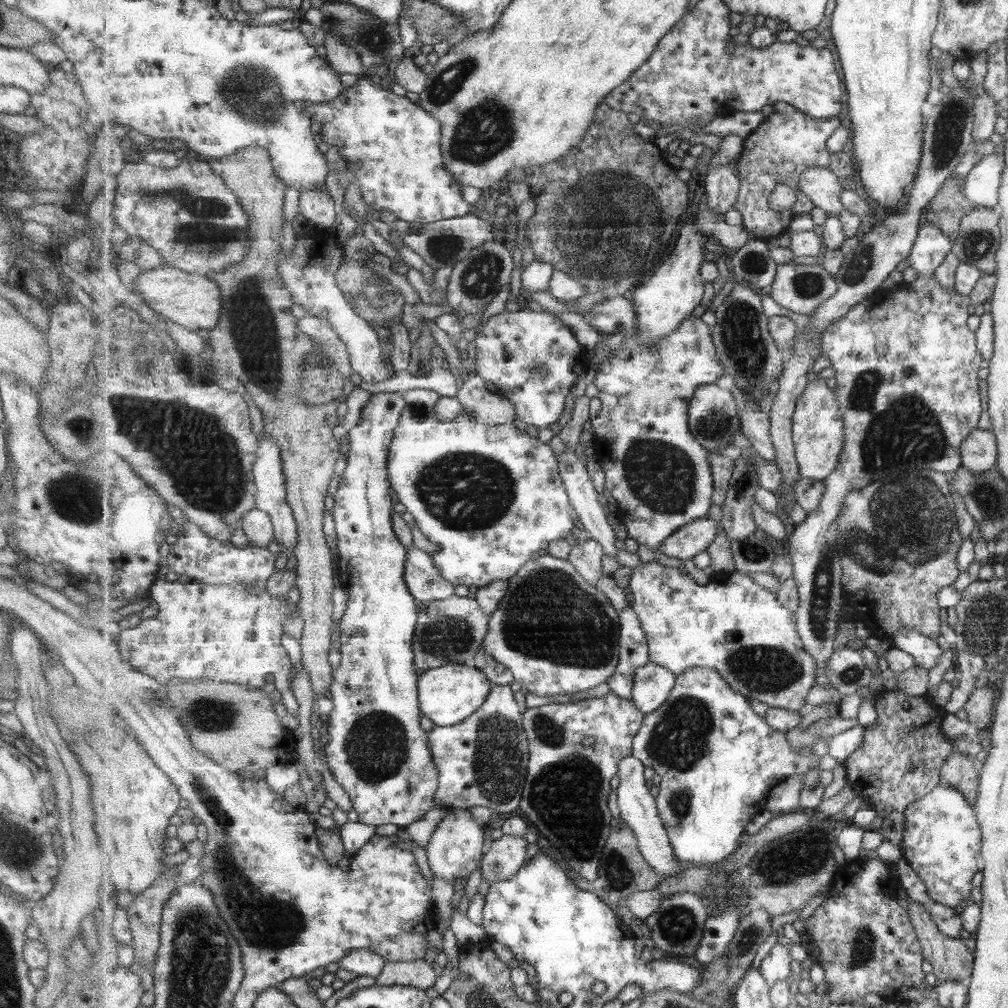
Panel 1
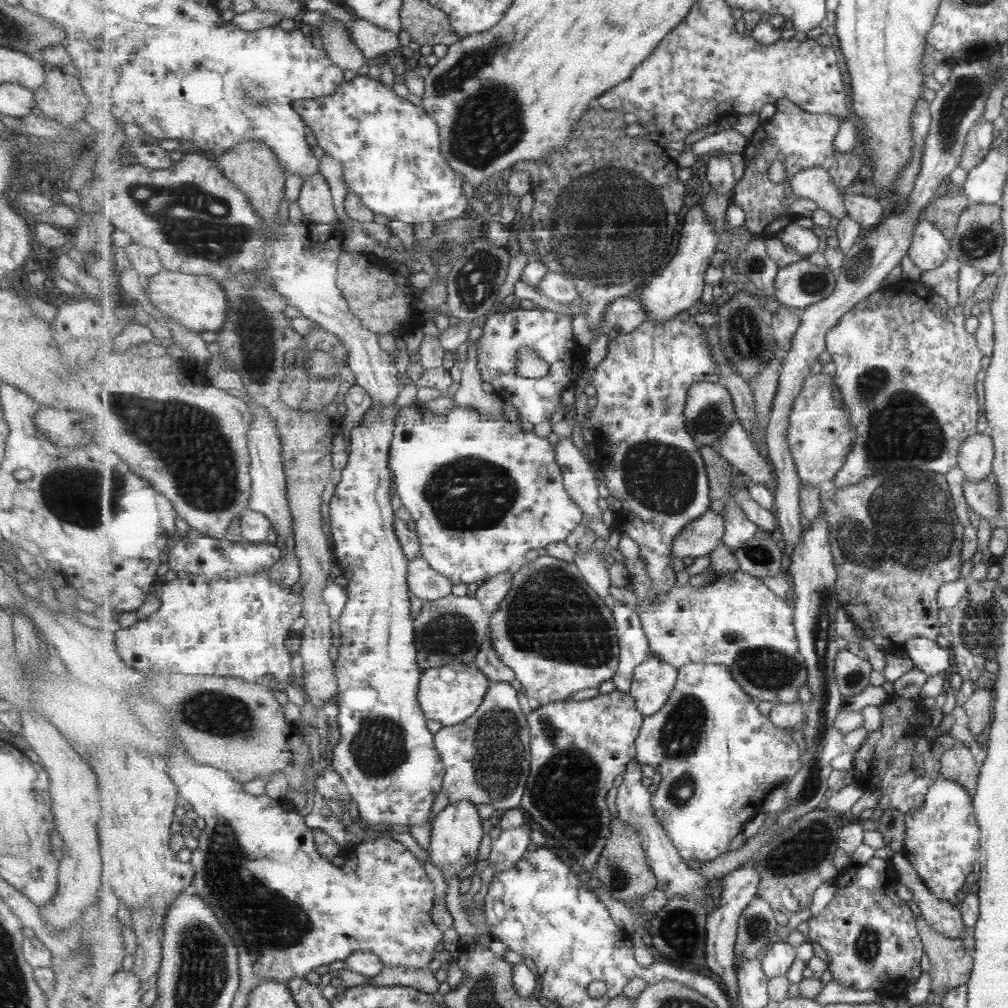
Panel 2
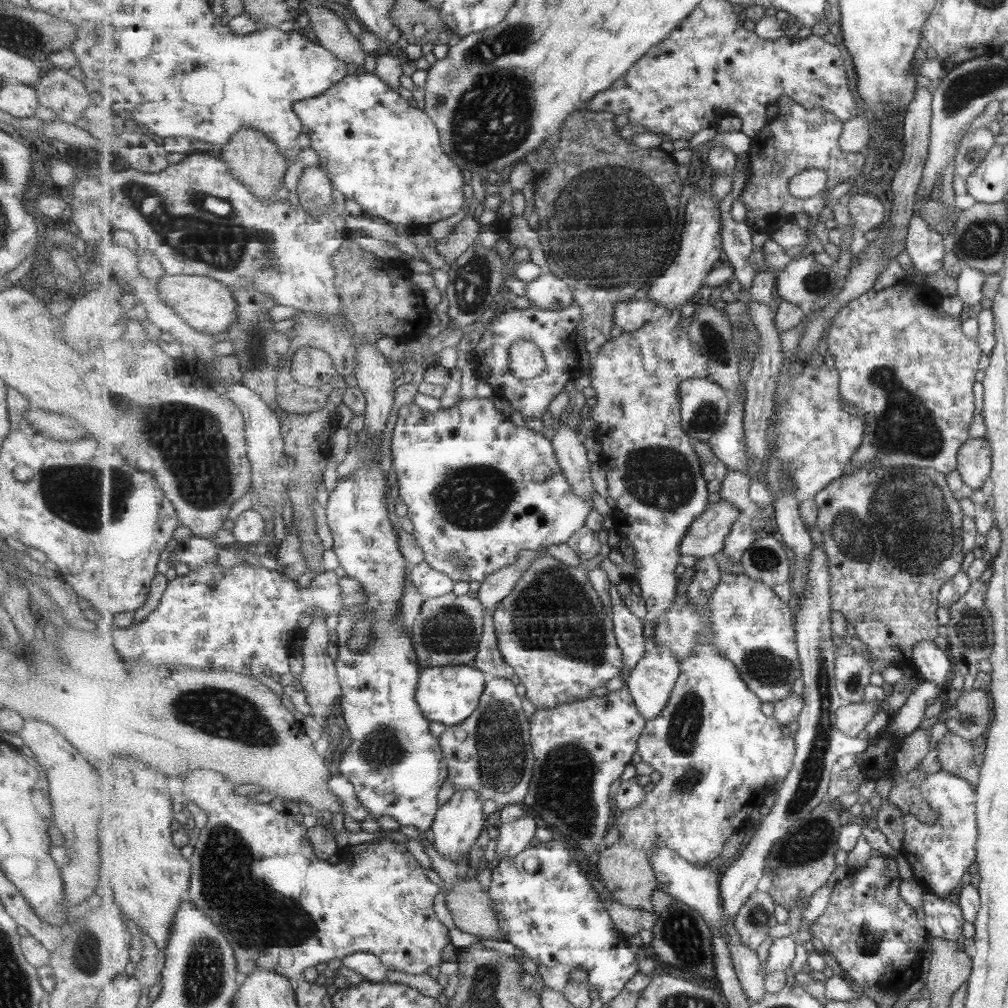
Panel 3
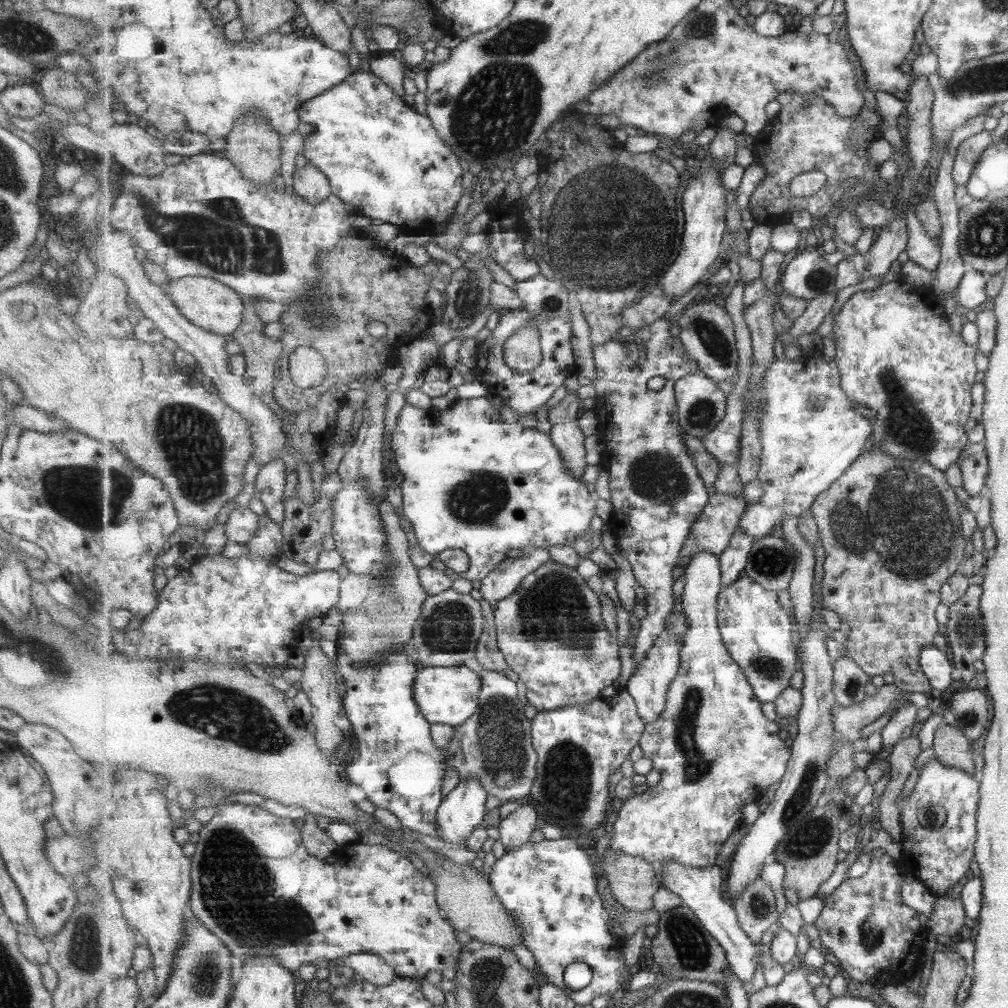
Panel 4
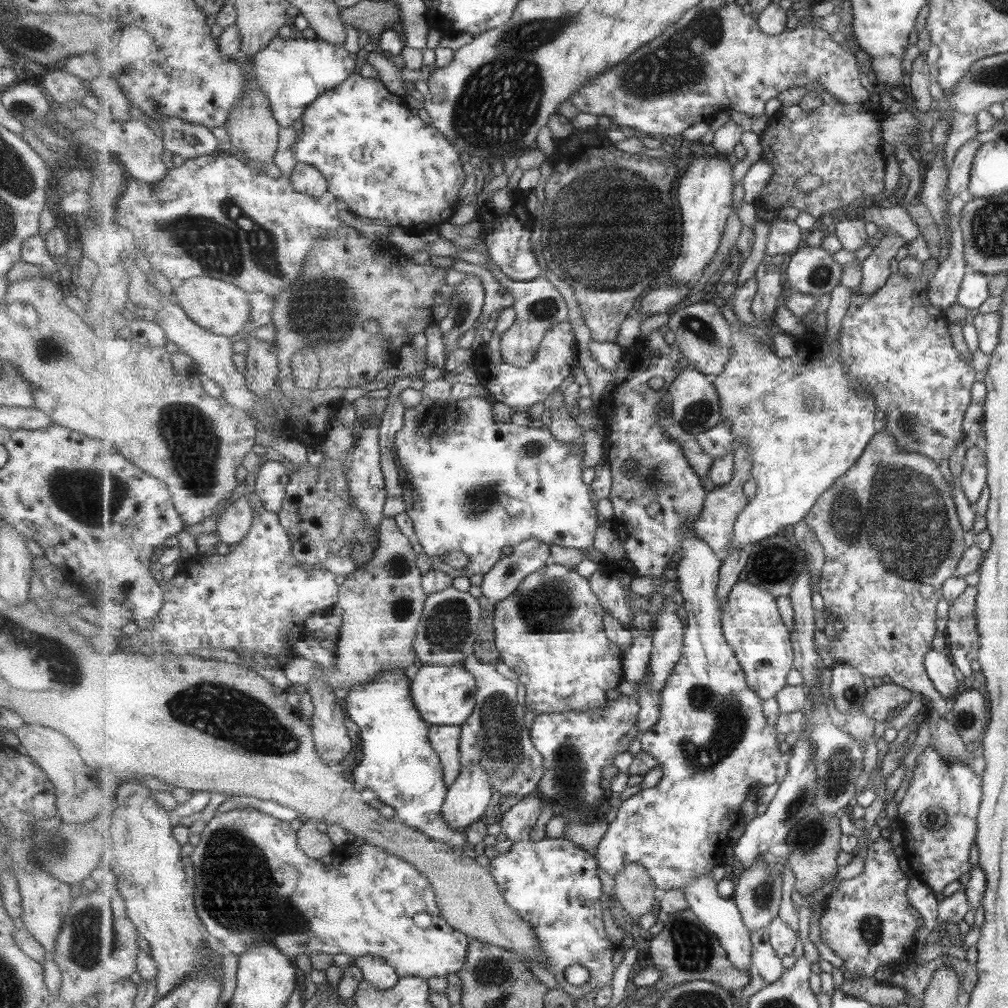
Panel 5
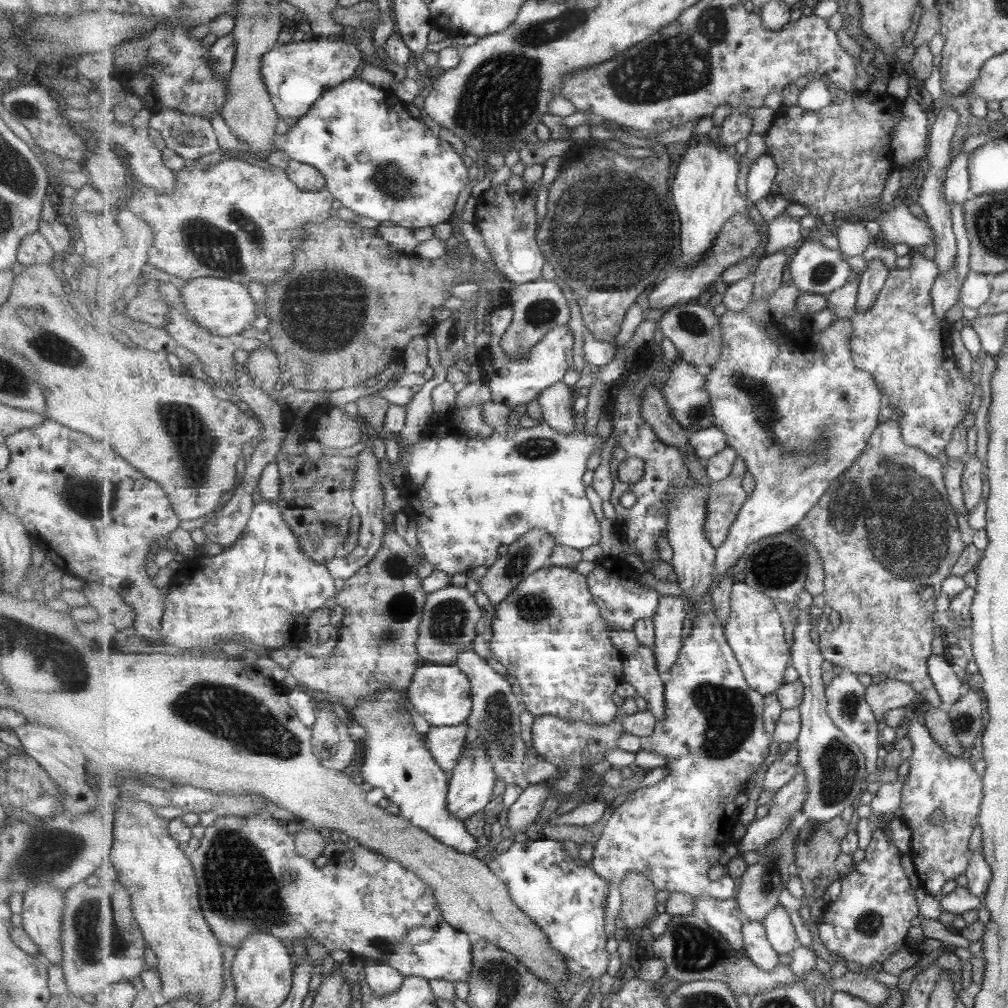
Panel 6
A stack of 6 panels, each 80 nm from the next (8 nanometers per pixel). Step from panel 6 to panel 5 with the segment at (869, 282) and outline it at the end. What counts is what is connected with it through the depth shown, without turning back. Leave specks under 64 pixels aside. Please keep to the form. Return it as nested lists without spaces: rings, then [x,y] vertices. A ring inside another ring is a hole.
[[[889,234],[881,239],[879,244],[873,248],[870,255],[862,264],[862,280],[859,293],[870,297],[874,292],[883,288],[891,272],[891,260],[897,256],[897,252],[906,245],[905,239],[897,234]]]

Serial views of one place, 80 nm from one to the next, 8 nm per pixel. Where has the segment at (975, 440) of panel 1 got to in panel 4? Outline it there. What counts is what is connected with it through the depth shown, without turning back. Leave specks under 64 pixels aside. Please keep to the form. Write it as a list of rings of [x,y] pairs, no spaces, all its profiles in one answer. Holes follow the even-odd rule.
[[[967,443],[956,459],[960,470],[962,488],[971,497],[977,498],[979,490],[983,488],[988,473],[988,460],[984,443]]]

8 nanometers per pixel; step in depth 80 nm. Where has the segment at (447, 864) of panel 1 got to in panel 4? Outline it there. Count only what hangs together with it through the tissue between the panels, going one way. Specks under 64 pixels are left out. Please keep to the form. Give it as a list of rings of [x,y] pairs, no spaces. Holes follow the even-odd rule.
[[[480,780],[460,783],[438,808],[440,839],[449,844],[466,844],[487,816],[489,793]]]

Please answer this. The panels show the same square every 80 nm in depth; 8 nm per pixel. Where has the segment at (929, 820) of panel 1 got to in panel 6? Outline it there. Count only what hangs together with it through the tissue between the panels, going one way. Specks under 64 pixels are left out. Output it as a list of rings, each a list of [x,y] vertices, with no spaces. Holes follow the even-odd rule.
[[[913,716],[912,720],[908,722],[904,721],[901,734],[909,738],[913,751],[911,756],[907,759],[910,765],[904,789],[902,790],[900,818],[905,821],[905,826],[910,832],[911,844],[909,844],[909,851],[911,852],[909,858],[913,863],[918,882],[931,896],[935,896],[947,880],[957,878],[957,876],[963,874],[968,867],[969,850],[967,850],[967,840],[969,840],[969,834],[971,834],[971,830],[973,830],[973,826],[975,826],[975,814],[977,814],[980,809],[979,800],[982,799],[981,778],[979,778],[979,776],[975,774],[975,770],[965,762],[965,757],[959,760],[959,758],[953,758],[953,756],[945,752],[944,749],[932,739],[920,717]],[[933,811],[940,812],[944,818],[939,826],[927,822],[927,816]]]

